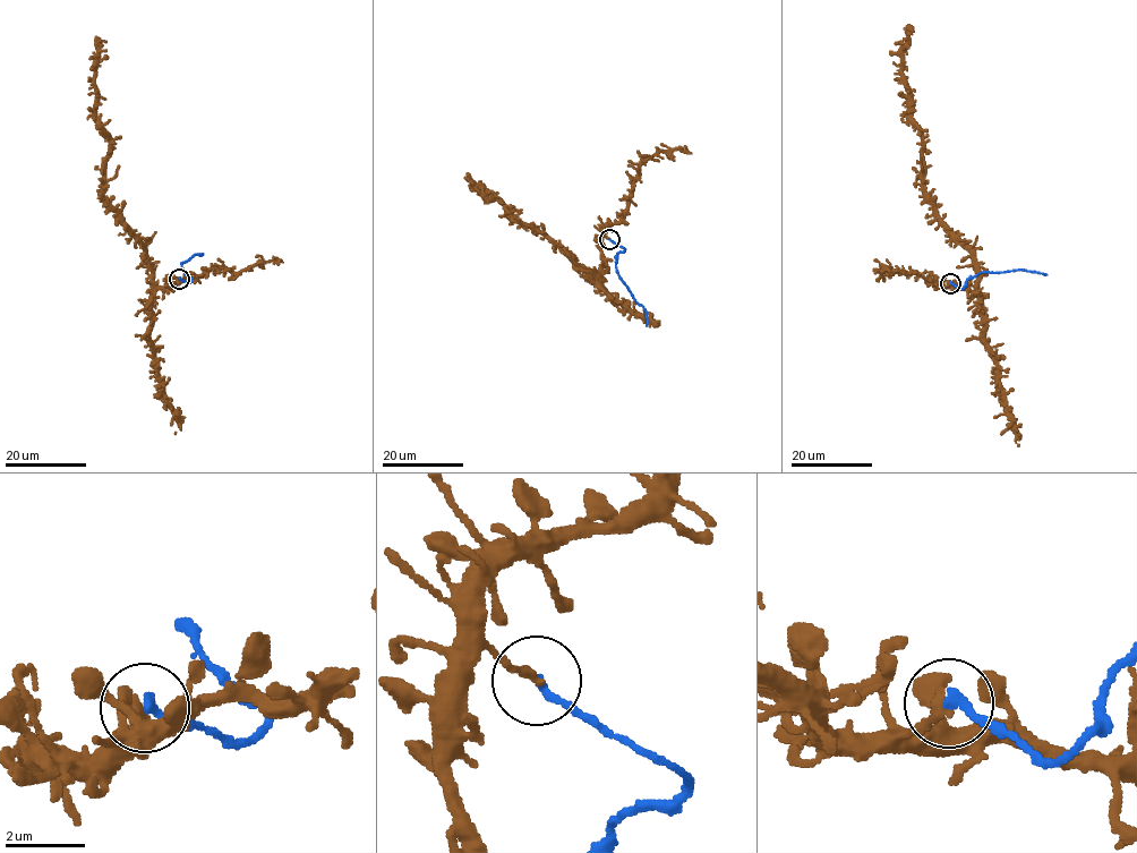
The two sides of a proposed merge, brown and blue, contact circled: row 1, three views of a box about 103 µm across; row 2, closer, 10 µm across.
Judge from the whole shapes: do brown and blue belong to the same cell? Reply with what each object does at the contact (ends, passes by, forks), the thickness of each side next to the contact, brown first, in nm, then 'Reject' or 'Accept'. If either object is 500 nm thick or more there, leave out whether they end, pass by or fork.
At the ring brown ends. At the ring blue ends. Thickness 240 nm (brown) against 220 nm. Reject

